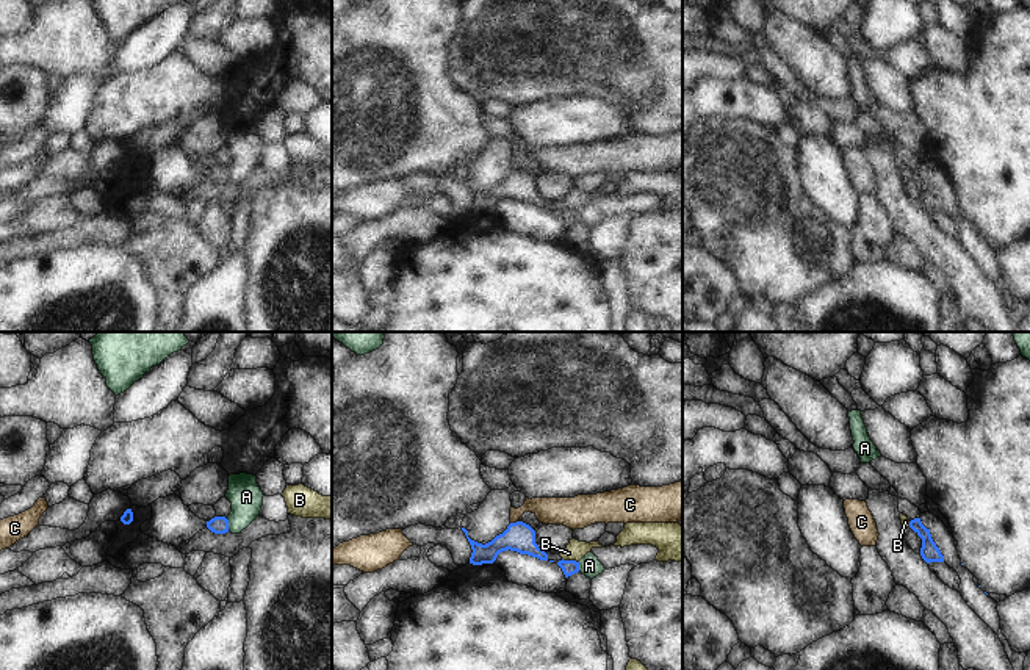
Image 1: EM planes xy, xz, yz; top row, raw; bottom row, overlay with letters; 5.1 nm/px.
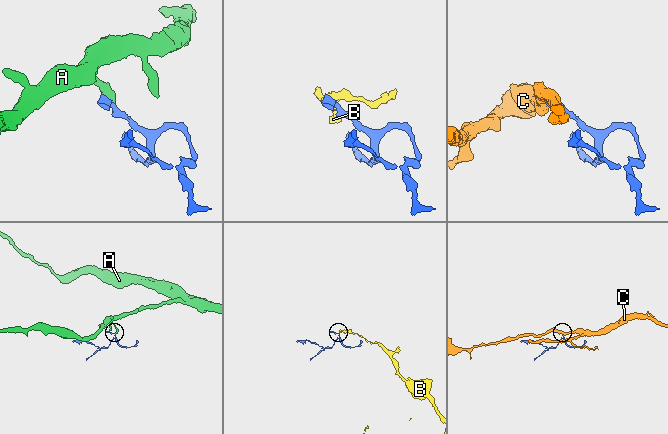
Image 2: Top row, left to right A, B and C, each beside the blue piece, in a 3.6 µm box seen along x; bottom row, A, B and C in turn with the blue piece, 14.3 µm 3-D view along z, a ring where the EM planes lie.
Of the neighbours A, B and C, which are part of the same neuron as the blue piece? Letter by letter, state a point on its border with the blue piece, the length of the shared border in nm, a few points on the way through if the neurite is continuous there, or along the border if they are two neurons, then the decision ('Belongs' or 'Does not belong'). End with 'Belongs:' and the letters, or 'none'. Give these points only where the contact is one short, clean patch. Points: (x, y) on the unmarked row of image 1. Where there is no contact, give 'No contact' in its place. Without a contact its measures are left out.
A: Touches blue at xy (227, 174). Shared border 70 nm. Does not belong
B: Touches blue at xz (570, 210). Shared border 90 nm. Path across: xz (569, 216), (570, 210), (575, 199). Belongs
C: Touches blue at xz (514, 172). Shared border 50 nm. Boundary: xz (518, 169), (511, 172). Does not belong
Belongs: B

